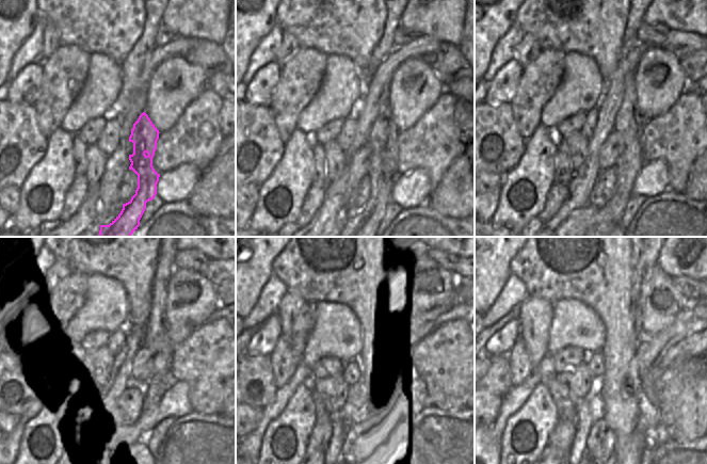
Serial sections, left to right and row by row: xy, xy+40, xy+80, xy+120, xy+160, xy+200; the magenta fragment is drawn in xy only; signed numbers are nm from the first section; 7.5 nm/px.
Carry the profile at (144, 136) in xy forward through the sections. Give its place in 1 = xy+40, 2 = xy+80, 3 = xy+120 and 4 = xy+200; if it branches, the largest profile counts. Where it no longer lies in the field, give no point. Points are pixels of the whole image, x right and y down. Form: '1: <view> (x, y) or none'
1: xy+40 (383, 171)
2: xy+80 (628, 123)
3: xy+120 (150, 363)
4: xy+200 (647, 258)

